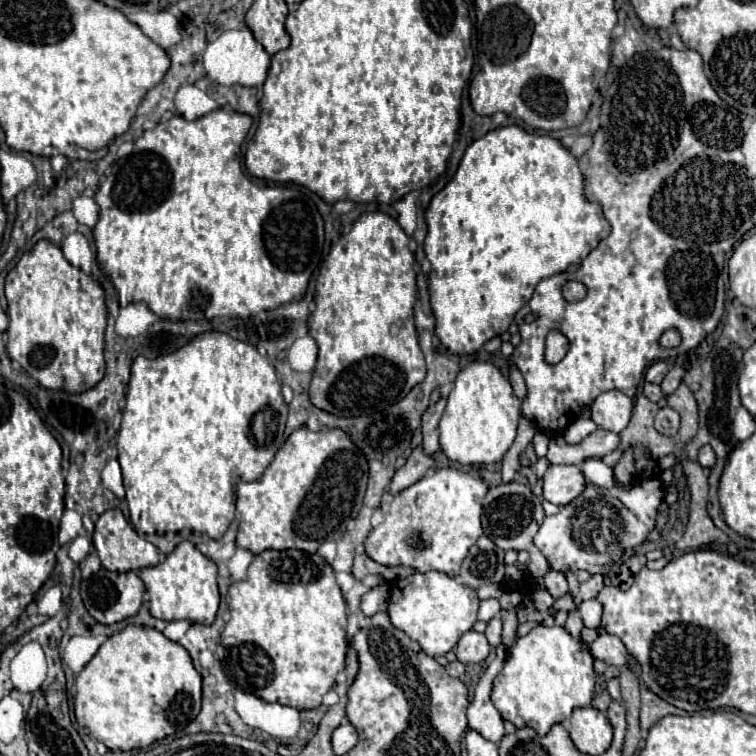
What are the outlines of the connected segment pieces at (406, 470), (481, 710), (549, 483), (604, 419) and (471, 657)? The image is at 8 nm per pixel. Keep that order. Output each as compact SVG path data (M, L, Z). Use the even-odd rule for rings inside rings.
M414 447L414 449L412 449L412 455L406 459L406 465L400 467L400 469L396 471L396 475L392 477L390 487L388 487L388 493L390 493L390 495L396 495L396 493L400 493L402 489L414 485L414 483L416 483L418 479L422 479L424 473L426 473L428 469L432 469L432 467L434 467L434 457L426 455L426 453L422 451L422 447Z
M498 645L496 651L498 651L496 659L488 665L484 675L480 677L476 691L474 691L474 699L468 705L468 727L476 729L478 733L488 737L490 741L498 743L500 737L504 735L504 725L502 725L502 717L500 717L498 709L494 707L494 703L490 699L490 693L492 693L492 687L494 687L494 679L504 665L506 647Z
M548 465L544 473L544 499L554 505L568 505L584 491L584 475L576 465Z
M604 391L592 403L592 421L606 431L620 433L632 415L634 401L620 391Z
M466 631L456 647L456 657L462 663L482 663L488 657L490 645L484 633L476 633L476 631Z

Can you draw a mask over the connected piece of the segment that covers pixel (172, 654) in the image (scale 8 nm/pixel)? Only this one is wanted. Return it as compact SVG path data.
M128 625L120 633L110 635L100 645L92 661L88 661L88 665L84 665L84 669L78 673L74 715L78 725L86 727L94 739L102 741L112 751L144 749L154 741L178 733L200 713L200 689L202 677L180 643L166 639L154 627Z

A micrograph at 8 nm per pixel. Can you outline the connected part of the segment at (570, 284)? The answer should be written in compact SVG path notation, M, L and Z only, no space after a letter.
M568 281L562 288L563 297L568 302L576 302L586 296L586 287L578 281Z

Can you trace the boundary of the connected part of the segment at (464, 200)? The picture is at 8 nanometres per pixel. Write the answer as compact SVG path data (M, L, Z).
M508 125L508 127L498 127L494 131L488 131L484 137L476 139L466 149L452 181L438 195L432 197L430 207L426 211L426 225L428 225L428 235L426 235L426 241L424 241L424 251L426 251L428 261L432 263L430 305L432 305L432 311L434 311L434 317L436 317L436 335L440 337L442 345L448 351L458 353L458 355L476 353L494 335L502 335L504 331L508 331L516 311L522 309L530 301L530 297L534 293L534 287L542 279L550 277L550 275L556 275L556 273L562 273L572 263L580 263L594 249L594 245L610 233L610 225L602 215L602 207L598 203L590 203L584 197L584 175L578 167L578 159L558 139L554 139L550 135L530 135L526 129L522 129L518 125Z

